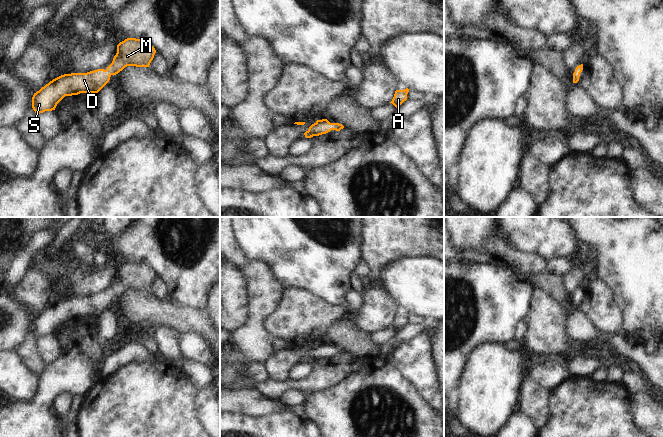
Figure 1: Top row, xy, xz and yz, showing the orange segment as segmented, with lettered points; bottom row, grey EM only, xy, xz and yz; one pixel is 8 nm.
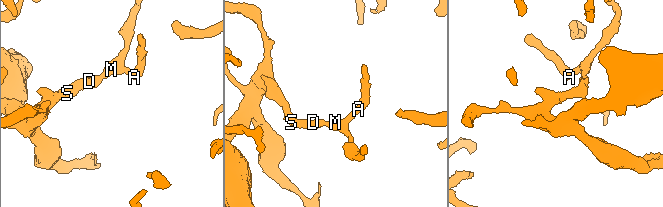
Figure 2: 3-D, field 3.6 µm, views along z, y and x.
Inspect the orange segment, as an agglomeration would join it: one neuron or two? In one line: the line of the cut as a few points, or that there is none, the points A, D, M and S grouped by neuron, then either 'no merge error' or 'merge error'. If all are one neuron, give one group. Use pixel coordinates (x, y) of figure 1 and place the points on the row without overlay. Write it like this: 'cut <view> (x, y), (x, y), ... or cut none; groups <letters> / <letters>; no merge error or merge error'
cut none; groups A D M S; no merge error

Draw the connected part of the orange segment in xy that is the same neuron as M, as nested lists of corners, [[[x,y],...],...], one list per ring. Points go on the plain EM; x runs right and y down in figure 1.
[[[127,262],[117,269],[117,277],[113,282],[112,287],[104,293],[97,293],[87,297],[71,297],[61,299],[39,315],[34,317],[32,321],[32,332],[36,338],[45,335],[55,334],[57,328],[65,321],[78,319],[80,317],[98,317],[110,304],[112,299],[118,298],[127,290],[149,291],[156,277],[155,272],[146,263]]]

